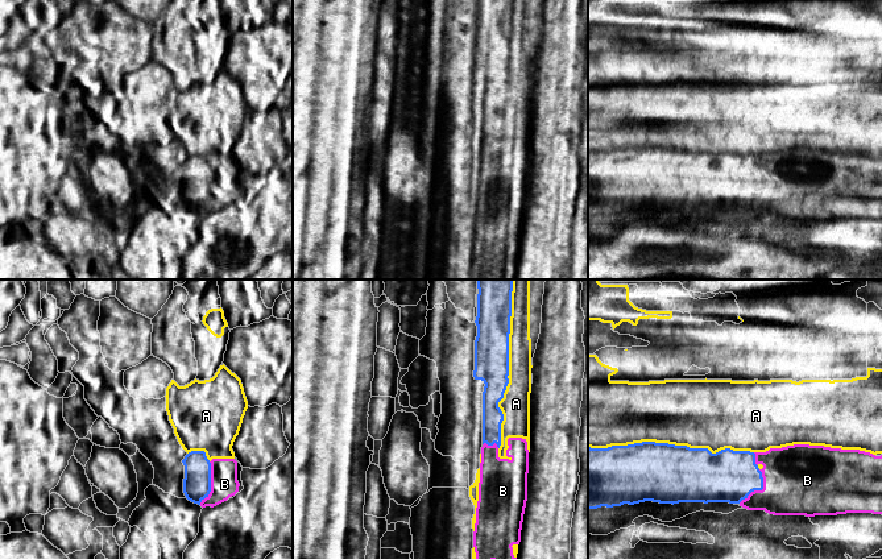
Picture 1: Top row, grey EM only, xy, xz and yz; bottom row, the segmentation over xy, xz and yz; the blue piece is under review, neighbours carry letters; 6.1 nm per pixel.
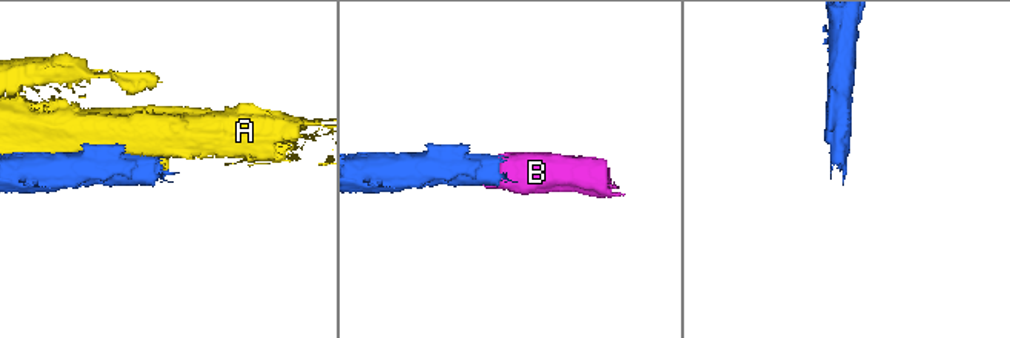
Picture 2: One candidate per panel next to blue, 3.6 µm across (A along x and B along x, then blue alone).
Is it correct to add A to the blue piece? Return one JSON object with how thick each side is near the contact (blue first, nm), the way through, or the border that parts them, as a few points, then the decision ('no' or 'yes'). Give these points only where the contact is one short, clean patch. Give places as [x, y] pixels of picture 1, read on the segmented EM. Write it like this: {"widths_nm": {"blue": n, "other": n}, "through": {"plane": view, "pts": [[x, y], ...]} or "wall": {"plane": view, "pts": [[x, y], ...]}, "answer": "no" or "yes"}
{"widths_nm": {"blue": 200, "other": 180}, "answer": "no"}

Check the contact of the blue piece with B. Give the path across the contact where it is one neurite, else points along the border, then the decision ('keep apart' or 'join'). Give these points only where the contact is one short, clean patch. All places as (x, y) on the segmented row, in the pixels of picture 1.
join

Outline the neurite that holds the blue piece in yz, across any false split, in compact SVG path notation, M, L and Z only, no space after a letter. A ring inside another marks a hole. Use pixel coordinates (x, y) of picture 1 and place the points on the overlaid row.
M642 442L628 446L612 446L608 448L588 447L588 509L601 506L613 508L624 504L634 505L645 501L659 504L679 502L729 502L738 504L748 510L765 510L774 515L837 515L846 513L882 514L882 454L873 455L860 450L841 450L824 446L794 444L782 448L770 448L766 452L733 451L730 448L712 454L708 448L690 448L668 443Z

